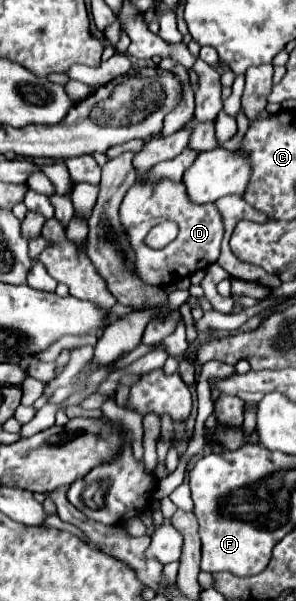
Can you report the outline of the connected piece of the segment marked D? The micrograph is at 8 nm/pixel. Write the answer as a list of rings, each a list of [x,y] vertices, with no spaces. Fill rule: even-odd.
[[[137,179],[133,187],[127,191],[121,209],[121,223],[129,233],[129,239],[135,247],[137,257],[137,273],[143,281],[151,285],[171,285],[183,277],[193,275],[197,269],[205,269],[213,265],[219,257],[219,245],[223,239],[223,219],[215,203],[195,205],[187,197],[187,189],[183,183],[175,183],[171,179],[147,181]],[[161,221],[175,221],[179,225],[179,235],[163,249],[151,249],[143,243],[149,229],[159,225]]]

